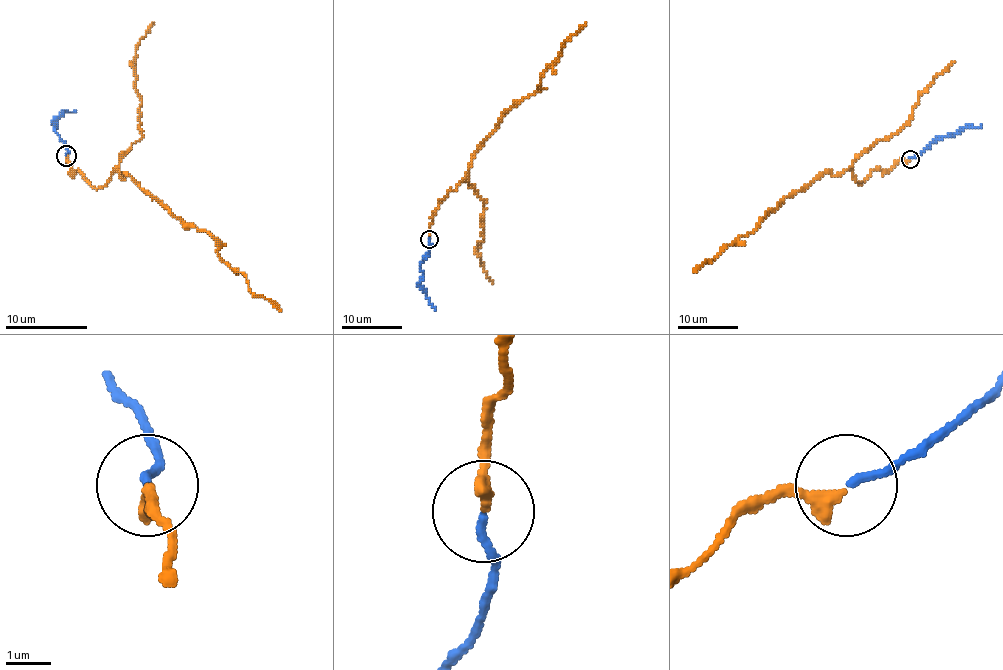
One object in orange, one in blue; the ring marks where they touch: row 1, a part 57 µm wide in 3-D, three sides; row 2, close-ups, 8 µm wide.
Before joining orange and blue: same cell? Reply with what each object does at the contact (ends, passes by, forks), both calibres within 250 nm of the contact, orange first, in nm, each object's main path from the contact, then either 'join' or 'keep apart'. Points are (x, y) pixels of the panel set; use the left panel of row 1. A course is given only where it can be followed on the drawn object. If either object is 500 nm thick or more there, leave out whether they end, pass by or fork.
orange ends | blue ends | 340/160 nm | orange via (66, 157), (72, 172), (96, 188), (113, 172), (131, 178), (205, 231), (248, 288), (281, 311) | blue via (66, 155), (68, 149), (55, 133), (57, 127), (53, 122), (64, 110), (76, 110) | keep apart

